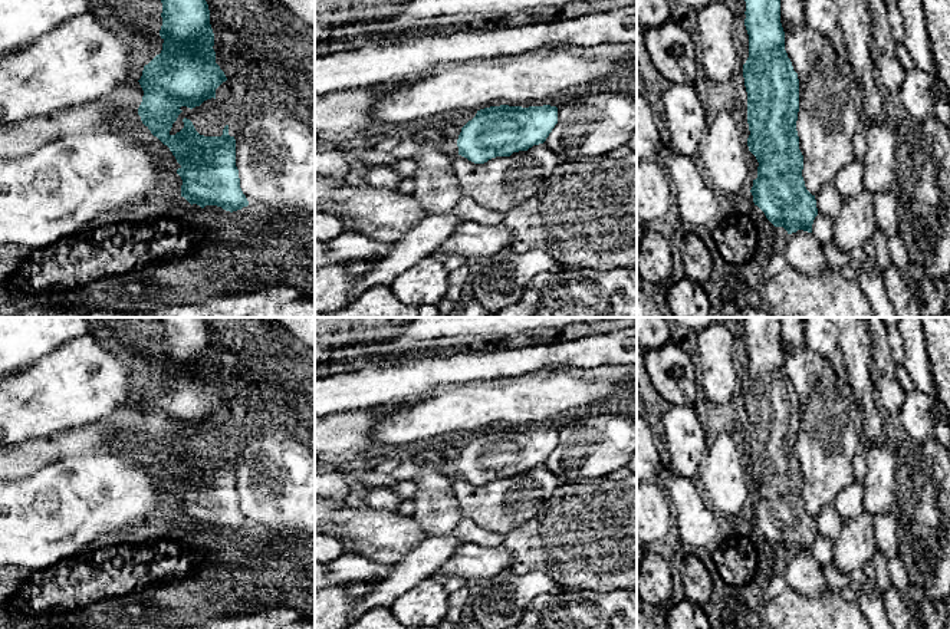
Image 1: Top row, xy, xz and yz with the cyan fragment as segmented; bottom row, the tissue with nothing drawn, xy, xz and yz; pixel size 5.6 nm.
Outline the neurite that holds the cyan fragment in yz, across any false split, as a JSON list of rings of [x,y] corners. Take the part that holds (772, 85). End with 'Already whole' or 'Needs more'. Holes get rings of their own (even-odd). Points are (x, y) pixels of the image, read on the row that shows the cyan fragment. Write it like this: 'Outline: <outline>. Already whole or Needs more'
Outline: [[[744,0],[744,26],[749,34],[749,57],[743,65],[743,78],[747,92],[747,138],[749,151],[756,157],[757,178],[750,190],[753,202],[775,227],[783,227],[788,234],[803,230],[812,233],[812,224],[818,215],[816,200],[806,187],[802,177],[803,155],[799,149],[796,121],[799,112],[799,79],[785,50],[785,32],[780,23],[780,0]]]. Already whole

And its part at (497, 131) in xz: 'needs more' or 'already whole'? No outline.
already whole

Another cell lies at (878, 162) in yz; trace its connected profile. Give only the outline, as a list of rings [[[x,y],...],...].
[[[890,124],[865,128],[864,191],[870,195],[895,191],[897,132]]]

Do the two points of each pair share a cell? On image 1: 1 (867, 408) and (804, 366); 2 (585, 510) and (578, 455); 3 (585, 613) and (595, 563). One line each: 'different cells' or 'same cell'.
1: different cells
2: different cells
3: different cells

